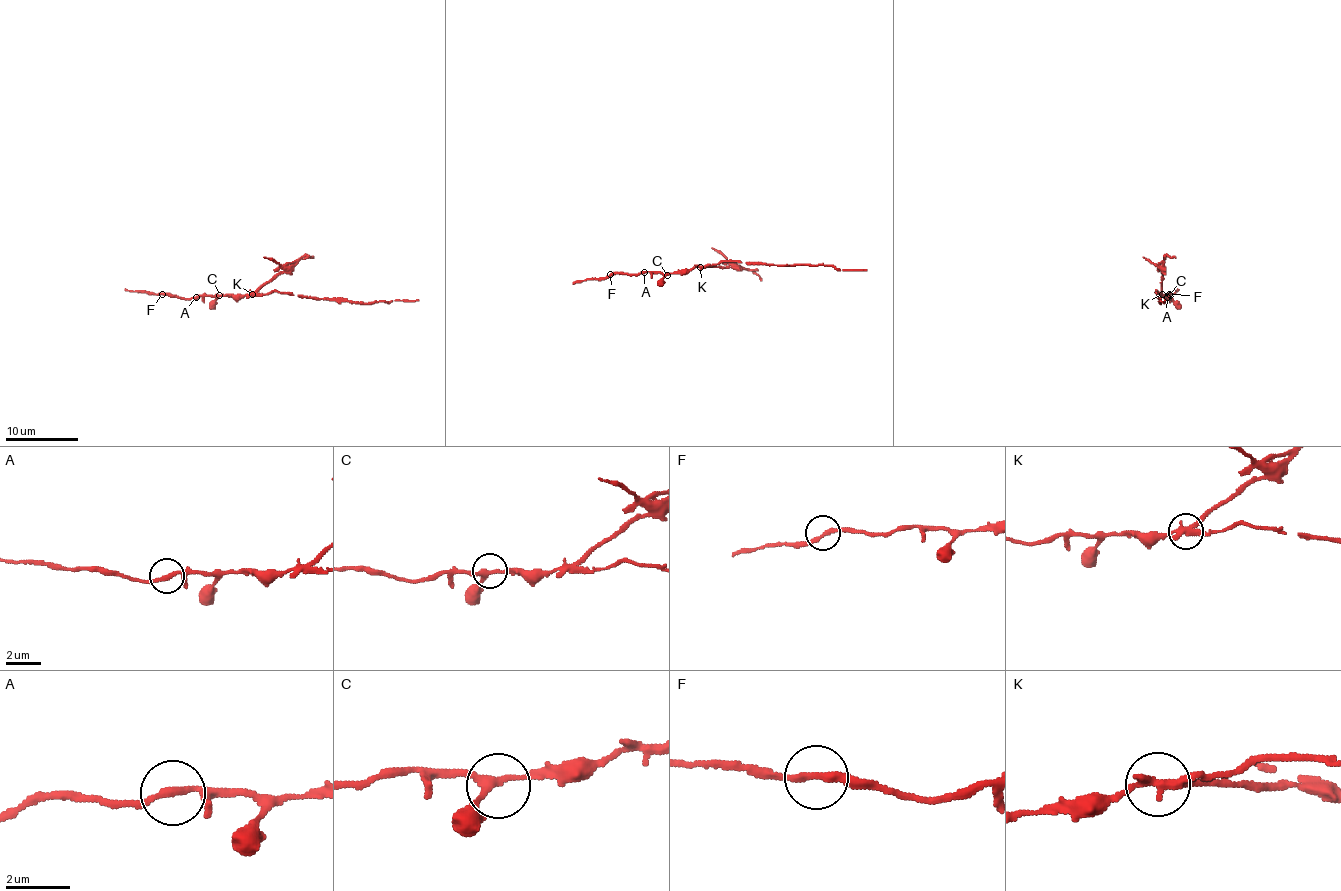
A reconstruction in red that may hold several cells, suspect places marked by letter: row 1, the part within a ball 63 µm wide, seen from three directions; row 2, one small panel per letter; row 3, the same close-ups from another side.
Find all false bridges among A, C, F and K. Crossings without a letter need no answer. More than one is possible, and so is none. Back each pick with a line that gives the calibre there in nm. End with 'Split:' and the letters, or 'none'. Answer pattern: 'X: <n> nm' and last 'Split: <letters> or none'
K: 240 nm
Split: K

